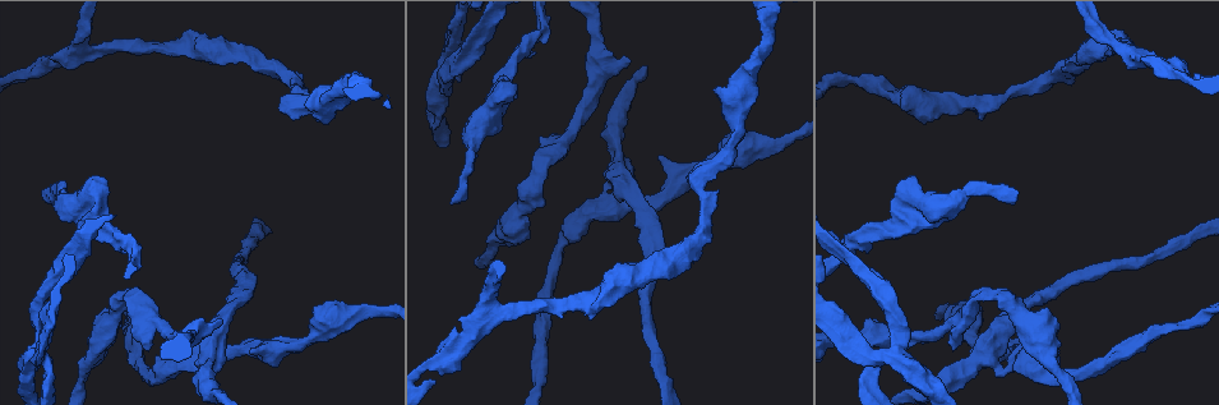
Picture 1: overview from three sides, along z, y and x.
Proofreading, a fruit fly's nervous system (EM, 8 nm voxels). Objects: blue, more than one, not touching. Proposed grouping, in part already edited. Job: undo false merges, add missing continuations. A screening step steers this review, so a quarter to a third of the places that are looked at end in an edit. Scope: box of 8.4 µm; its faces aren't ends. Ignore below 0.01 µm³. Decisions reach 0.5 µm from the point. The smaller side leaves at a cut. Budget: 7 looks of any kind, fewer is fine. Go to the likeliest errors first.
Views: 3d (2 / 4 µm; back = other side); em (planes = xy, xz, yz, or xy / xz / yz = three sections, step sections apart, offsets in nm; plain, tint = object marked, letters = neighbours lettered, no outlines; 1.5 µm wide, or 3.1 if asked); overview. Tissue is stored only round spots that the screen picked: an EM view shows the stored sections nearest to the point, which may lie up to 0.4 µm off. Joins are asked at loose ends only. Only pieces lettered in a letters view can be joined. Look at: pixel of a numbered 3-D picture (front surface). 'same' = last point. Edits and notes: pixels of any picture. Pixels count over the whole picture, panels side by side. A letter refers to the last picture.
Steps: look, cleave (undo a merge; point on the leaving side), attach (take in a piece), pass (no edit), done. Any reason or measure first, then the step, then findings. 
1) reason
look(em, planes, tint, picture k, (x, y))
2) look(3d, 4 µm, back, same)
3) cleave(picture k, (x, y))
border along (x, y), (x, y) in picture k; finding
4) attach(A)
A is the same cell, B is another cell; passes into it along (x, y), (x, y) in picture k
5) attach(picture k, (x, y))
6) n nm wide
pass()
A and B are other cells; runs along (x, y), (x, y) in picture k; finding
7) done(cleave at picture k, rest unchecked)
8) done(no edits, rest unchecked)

looks like a crossing
look(em, planes, tint, picture 1, (894, 355))

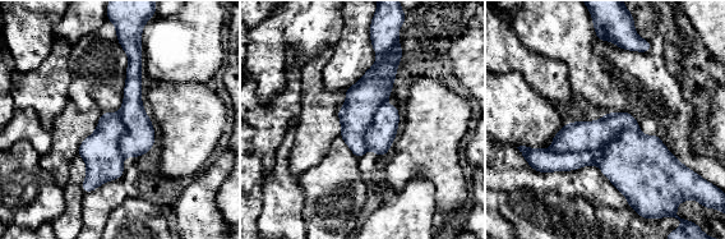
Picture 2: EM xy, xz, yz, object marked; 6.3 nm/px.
look(em, planes, letters, same)

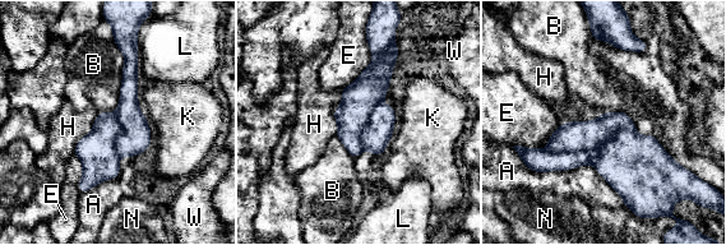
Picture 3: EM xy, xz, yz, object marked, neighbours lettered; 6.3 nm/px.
cleave(picture 3, (609, 135))
A, B, E, H, K, L, N and W are other cells; border along (549, 148), (596, 156) in picture 3; a second neuron is stuck on

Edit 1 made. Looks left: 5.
look(overview)

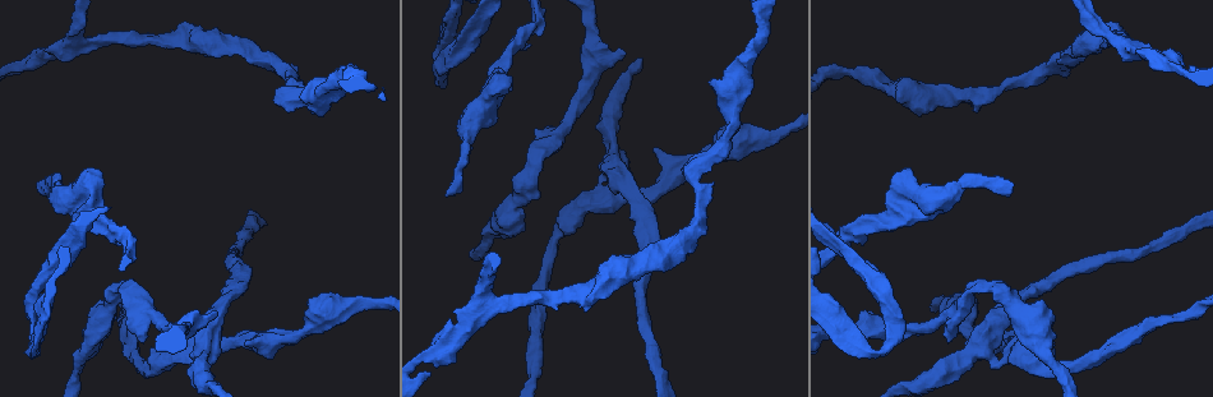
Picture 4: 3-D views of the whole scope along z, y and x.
an open end
look(3d, 2 µm, picture 4, (948, 341))

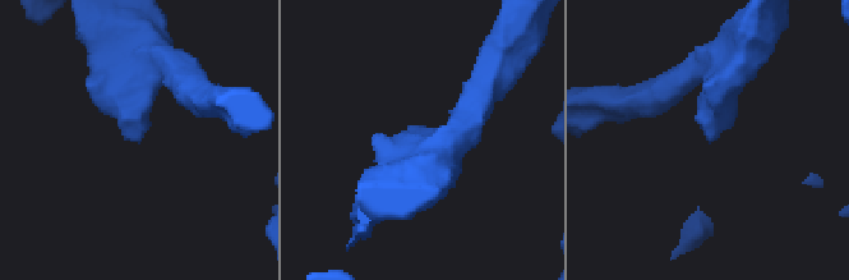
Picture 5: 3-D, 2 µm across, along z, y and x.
look(em, xy, step 8, letters, picture 5, (711, 140))

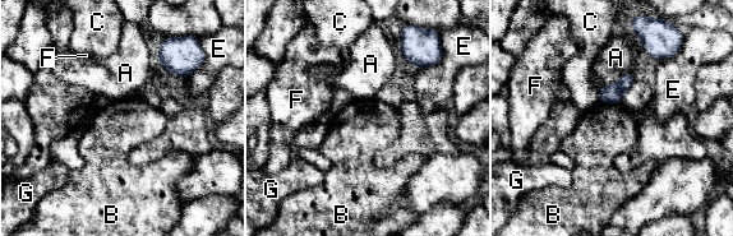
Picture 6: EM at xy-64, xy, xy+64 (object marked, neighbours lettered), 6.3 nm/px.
pass()
A, B, C, E, F and G are other cells; border along (599, 101), (622, 103) in picture 6; none of them fits

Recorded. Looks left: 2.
arms part here
look(em, 3.1 µm, planes, letters, picture 4, (1099, 38))

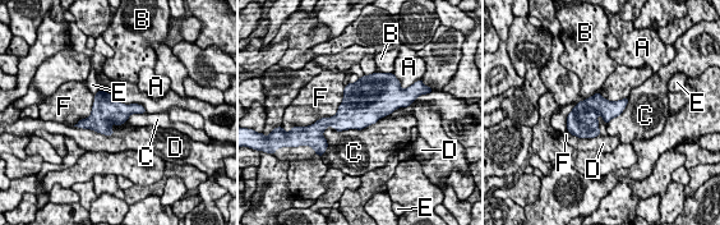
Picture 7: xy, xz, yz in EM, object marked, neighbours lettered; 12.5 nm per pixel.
pass()
A, B, C, D, E and F are other cells; border along (390, 114), (360, 129), (335, 131) in picture 7; continuous, no second neuron

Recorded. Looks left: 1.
done(cleave at picture 3, rest unchecked)

